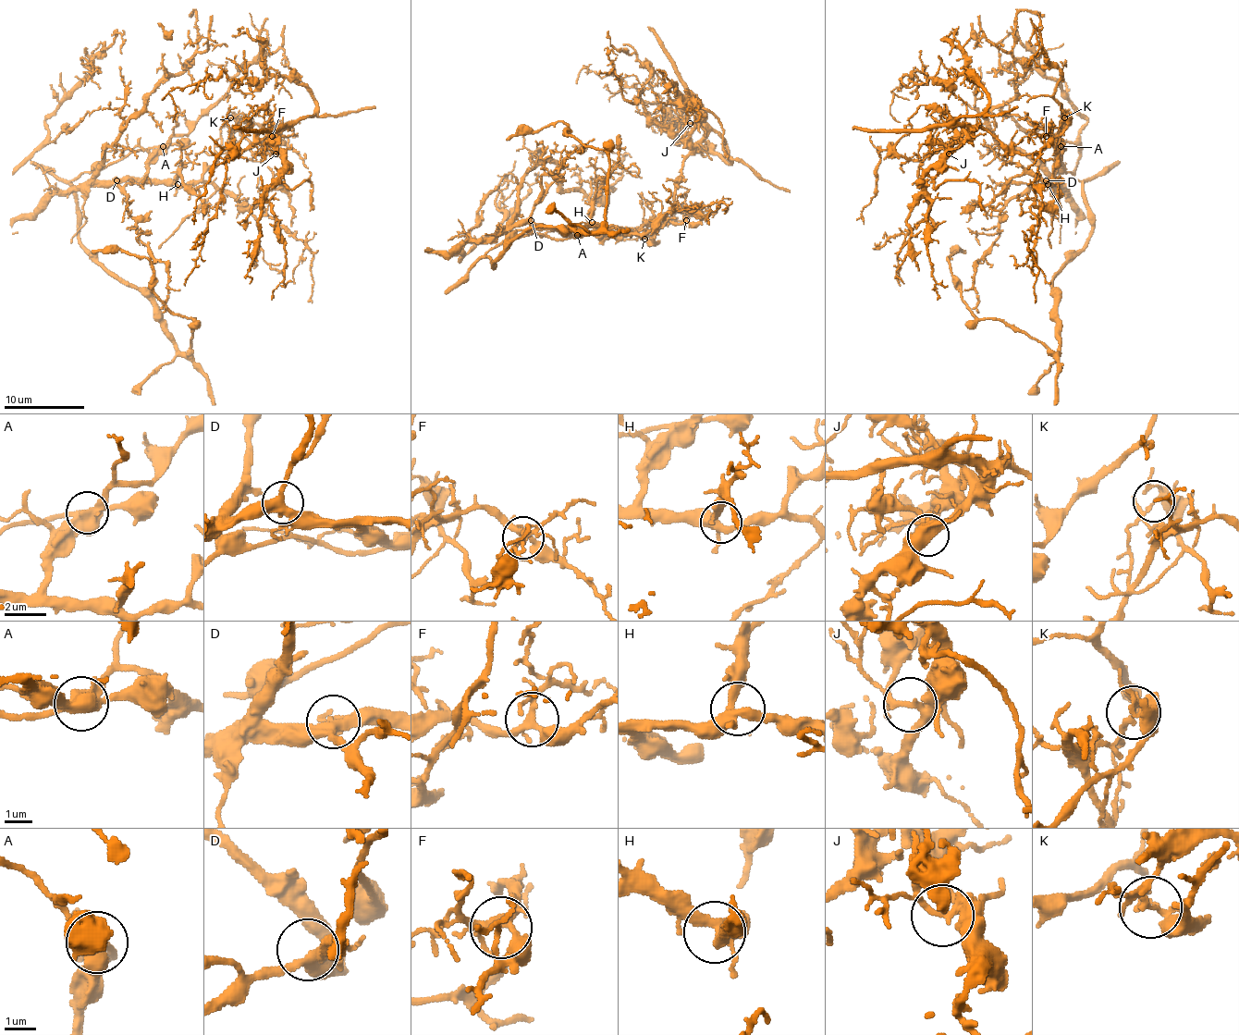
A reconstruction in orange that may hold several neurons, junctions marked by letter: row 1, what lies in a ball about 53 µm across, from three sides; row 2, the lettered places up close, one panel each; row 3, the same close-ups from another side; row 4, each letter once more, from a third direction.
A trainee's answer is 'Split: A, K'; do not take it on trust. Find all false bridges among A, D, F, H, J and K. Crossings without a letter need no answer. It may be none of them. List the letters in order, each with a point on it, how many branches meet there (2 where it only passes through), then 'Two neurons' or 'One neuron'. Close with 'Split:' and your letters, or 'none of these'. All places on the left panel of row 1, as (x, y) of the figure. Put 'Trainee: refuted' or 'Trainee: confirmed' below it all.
A: Place: (163, 146). Branches: 4. Two neurons
D: Place: (116, 180). Branches: 4. One neuron
F: Place: (272, 136). Branches: 6. One neuron
H: Place: (177, 184). Branches: 4. One neuron
J: Place: (276, 154). Branches: 4. One neuron
K: Place: (230, 117). Branches: 6. Two neurons
Split: A, K
Trainee: confirmed

